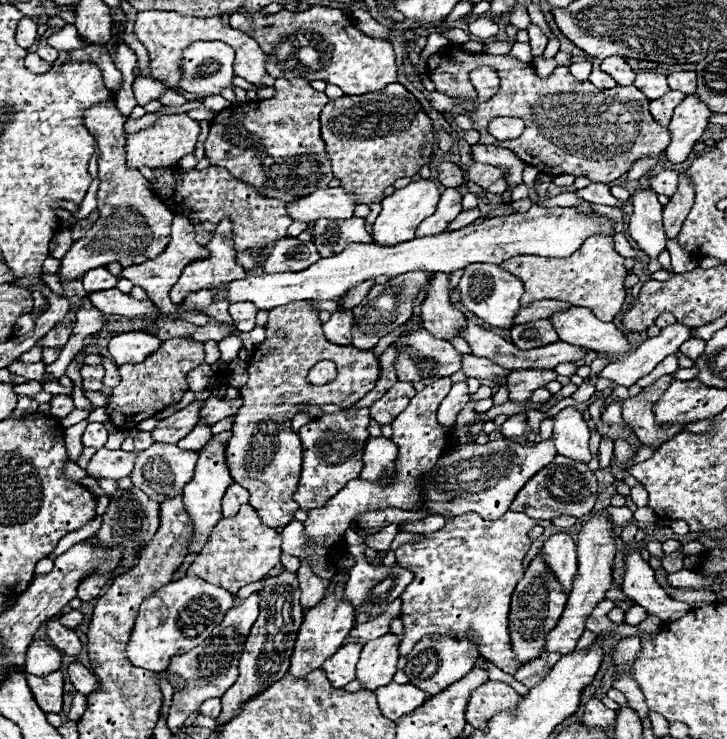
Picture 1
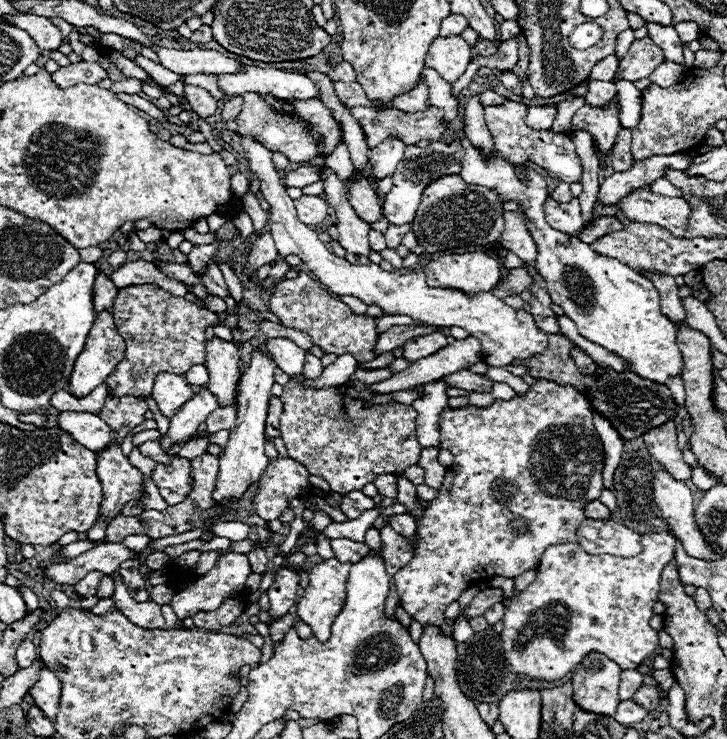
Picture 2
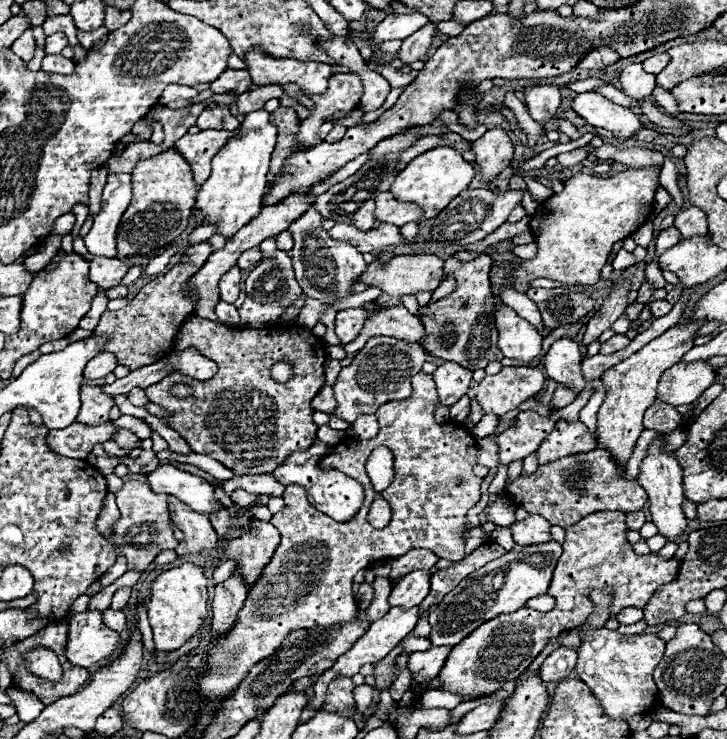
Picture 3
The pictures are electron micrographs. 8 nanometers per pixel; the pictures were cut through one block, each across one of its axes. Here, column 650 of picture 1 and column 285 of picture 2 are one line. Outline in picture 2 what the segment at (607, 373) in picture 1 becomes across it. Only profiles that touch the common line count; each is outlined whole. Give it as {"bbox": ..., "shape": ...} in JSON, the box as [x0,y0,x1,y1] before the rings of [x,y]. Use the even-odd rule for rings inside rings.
{"bbox":[262,338,306,376],"shape":[[[266,338],[262,346],[270,354],[270,358],[286,374],[290,374],[290,376],[292,374],[302,374],[306,350],[302,350],[300,346],[296,346],[292,340],[288,340],[288,338]]]}

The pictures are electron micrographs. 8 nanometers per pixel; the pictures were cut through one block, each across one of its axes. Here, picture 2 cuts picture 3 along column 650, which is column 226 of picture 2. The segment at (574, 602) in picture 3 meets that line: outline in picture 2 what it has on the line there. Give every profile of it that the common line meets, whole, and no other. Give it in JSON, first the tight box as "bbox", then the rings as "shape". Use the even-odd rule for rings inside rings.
{"bbox":[170,554,252,618],"shape":[[[242,554],[242,556],[220,556],[216,560],[216,566],[210,572],[194,578],[188,584],[188,588],[176,592],[170,606],[178,618],[188,618],[188,616],[194,616],[196,612],[216,610],[226,598],[234,598],[244,590],[244,582],[250,574],[252,574],[252,568],[250,568],[246,554]]]}

